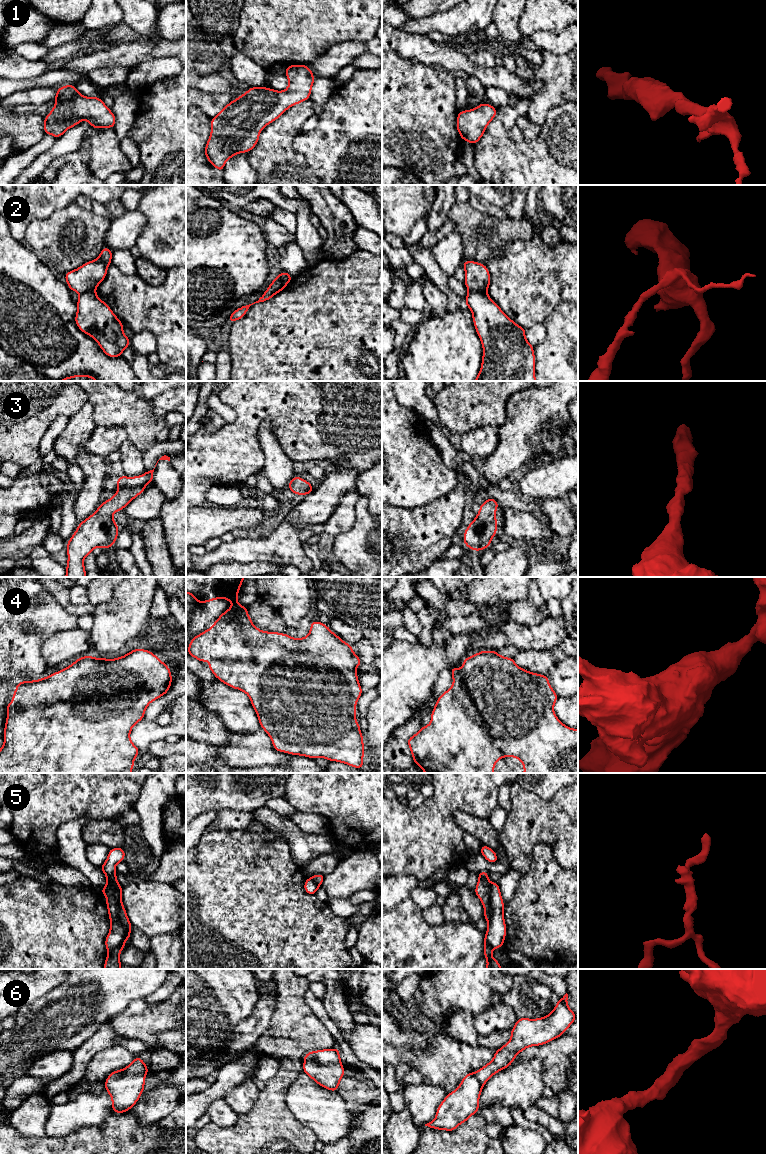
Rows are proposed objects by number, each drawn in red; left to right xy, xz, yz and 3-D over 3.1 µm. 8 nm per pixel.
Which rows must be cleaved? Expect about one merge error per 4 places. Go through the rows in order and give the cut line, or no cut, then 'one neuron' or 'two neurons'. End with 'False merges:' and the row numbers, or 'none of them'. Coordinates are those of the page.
1: no cut; one neuron
2: cut in yz along (469, 291), (486, 293); two neurons
3: no cut; one neuron
4: no cut; one neuron
5: cut in xy along (121, 900), (118, 918), (124, 929), (124, 942), (108, 954); two neurons
6: no cut; one neuron
False merges: 2, 5

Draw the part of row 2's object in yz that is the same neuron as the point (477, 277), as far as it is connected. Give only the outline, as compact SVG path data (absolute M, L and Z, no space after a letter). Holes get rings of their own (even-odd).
M463 261L465 269L464 284L469 292L487 293L491 279L485 264L476 261Z

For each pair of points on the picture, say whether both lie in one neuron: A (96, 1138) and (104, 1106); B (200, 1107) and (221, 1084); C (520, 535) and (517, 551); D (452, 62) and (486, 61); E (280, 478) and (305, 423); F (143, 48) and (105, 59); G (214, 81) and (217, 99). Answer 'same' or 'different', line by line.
A: different
B: same
C: different
D: different
E: different
F: same
G: different

